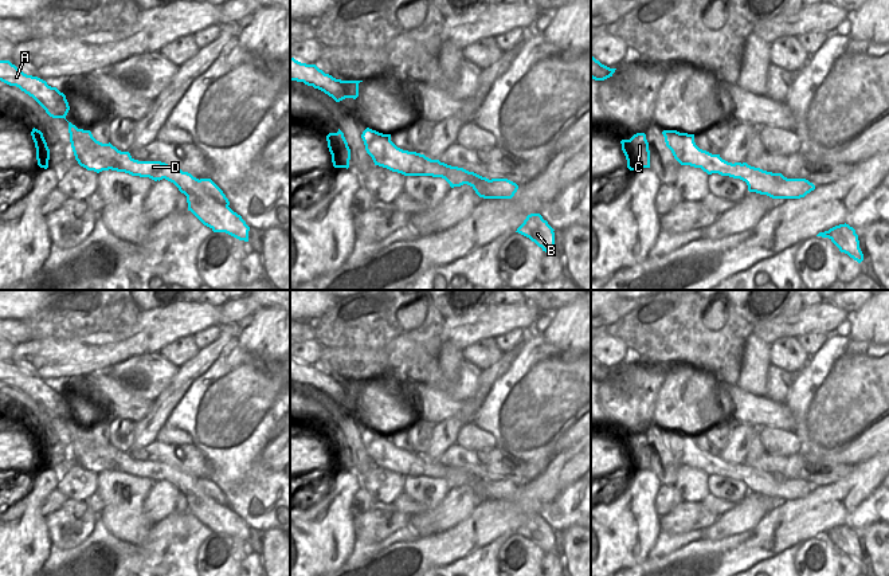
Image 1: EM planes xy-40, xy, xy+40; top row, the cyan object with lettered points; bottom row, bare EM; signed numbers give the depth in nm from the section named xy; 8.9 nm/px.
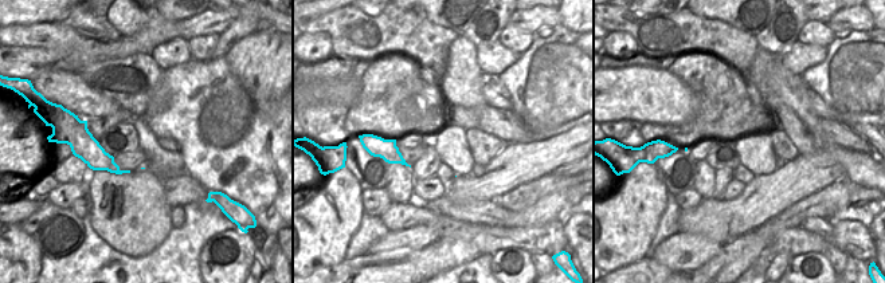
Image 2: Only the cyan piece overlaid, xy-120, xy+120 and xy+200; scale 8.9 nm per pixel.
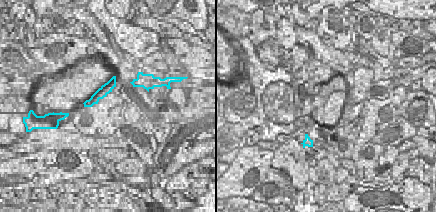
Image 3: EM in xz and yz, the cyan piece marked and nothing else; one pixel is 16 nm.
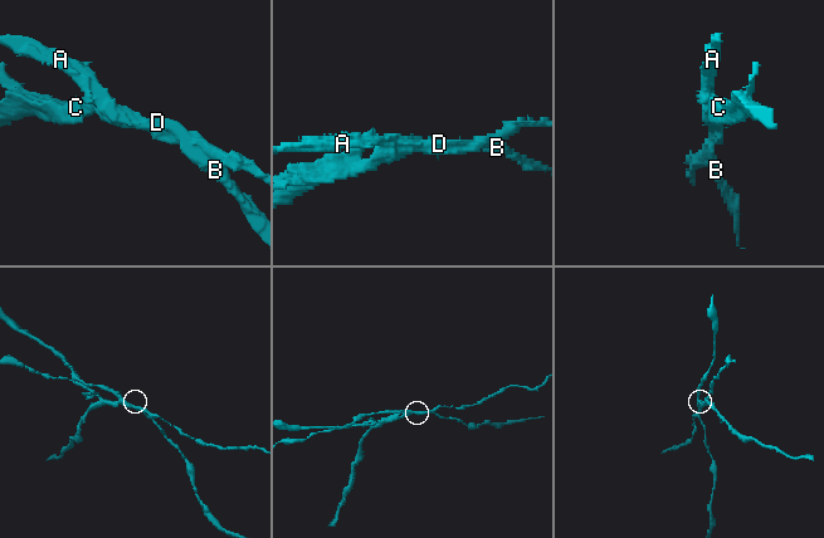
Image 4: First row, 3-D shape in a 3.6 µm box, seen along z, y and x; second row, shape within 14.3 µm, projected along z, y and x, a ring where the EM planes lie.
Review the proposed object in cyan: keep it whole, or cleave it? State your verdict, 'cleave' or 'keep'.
cleave

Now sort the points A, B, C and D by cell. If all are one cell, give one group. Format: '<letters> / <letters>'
A B D / C

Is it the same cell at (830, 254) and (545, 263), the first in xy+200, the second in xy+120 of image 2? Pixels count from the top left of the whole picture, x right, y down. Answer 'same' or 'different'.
same

